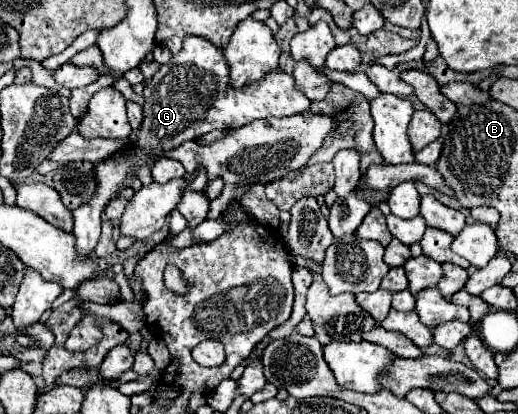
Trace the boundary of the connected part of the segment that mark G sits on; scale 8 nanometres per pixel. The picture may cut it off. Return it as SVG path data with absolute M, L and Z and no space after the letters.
M189 35L183 39L183 49L169 59L169 63L161 65L153 75L149 87L145 87L145 105L143 105L143 123L135 133L135 145L131 151L119 153L99 165L95 165L95 175L99 179L99 187L95 199L91 203L73 211L73 235L77 259L89 257L95 251L101 233L101 213L105 205L119 195L125 187L125 179L131 171L139 171L141 165L153 165L157 155L169 151L171 147L179 147L183 141L195 141L201 135L207 135L213 129L227 131L239 129L255 119L265 117L289 117L295 113L307 111L311 105L309 99L303 99L299 91L295 91L295 81L291 75L281 69L269 71L259 83L247 83L241 89L233 89L229 85L229 65L223 57L223 49L215 47L211 41Z

